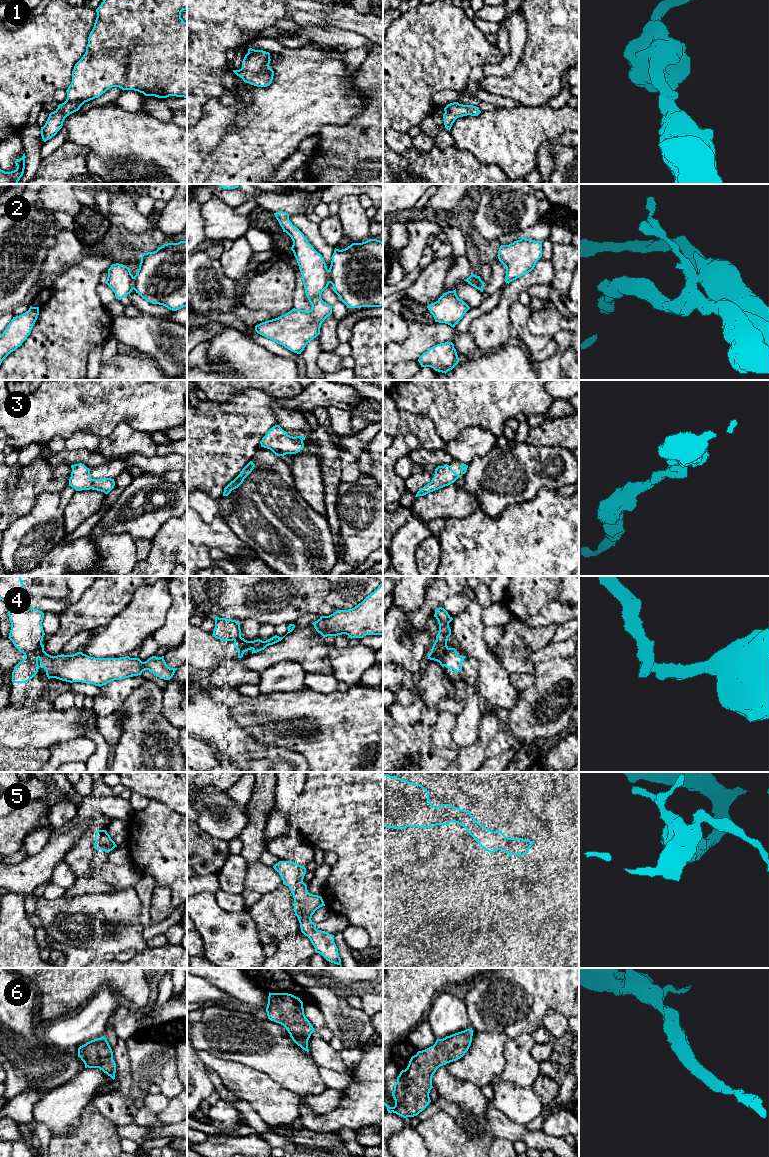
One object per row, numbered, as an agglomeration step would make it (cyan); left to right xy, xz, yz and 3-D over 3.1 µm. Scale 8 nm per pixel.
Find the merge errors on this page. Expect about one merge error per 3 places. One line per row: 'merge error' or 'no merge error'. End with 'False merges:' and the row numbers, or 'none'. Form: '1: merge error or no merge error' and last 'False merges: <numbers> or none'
1: no merge error
2: merge error
3: no merge error
4: merge error
5: no merge error
6: no merge error
False merges: 2, 4

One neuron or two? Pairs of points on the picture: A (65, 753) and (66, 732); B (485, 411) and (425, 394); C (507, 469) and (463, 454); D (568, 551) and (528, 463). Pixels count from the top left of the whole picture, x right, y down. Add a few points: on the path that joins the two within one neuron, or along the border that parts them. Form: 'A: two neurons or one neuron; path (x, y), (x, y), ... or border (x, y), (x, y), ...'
A: two neurons; border (85, 735), (70, 740), (63, 740), (49, 748)
B: one neuron; path (470, 396), (440, 394)
C: two neurons; border (495, 446), (484, 455), (476, 456), (468, 465)
D: two neurons; border (555, 489), (541, 488), (533, 498), (521, 502)

